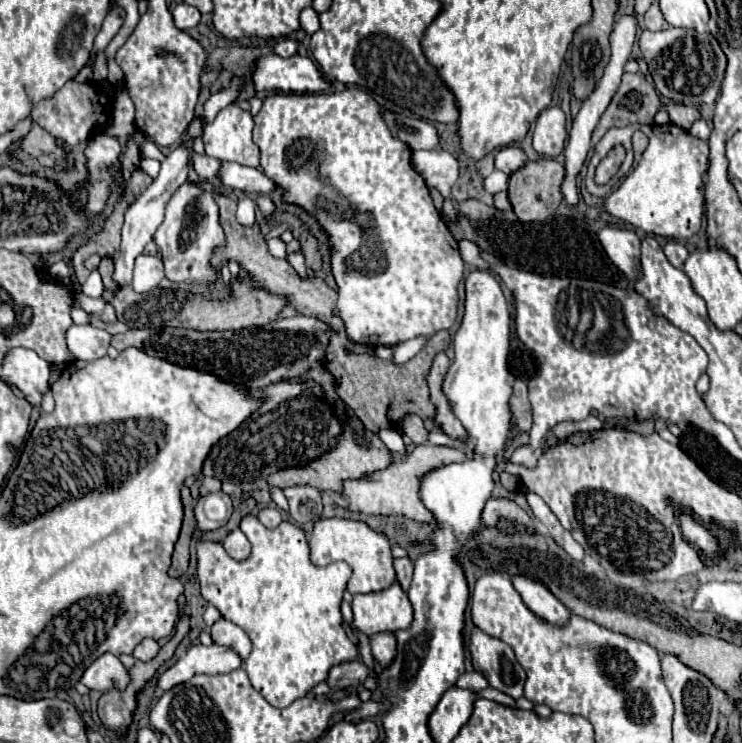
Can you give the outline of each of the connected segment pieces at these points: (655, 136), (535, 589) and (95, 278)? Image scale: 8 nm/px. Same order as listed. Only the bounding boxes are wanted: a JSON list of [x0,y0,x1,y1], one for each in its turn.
[[605,123,709,241],[511,575,571,627],[83,271,103,297]]

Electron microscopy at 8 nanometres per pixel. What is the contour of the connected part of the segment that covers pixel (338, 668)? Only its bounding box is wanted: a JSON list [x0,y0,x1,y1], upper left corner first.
[327,661,377,689]

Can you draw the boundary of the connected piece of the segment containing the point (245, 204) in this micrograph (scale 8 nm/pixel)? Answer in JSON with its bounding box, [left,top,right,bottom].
[237,197,255,227]

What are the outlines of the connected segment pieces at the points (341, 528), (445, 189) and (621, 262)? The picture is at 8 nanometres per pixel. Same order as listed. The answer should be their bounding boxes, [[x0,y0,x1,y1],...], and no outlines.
[[309,519,395,595],[413,151,459,223],[597,227,639,277]]

